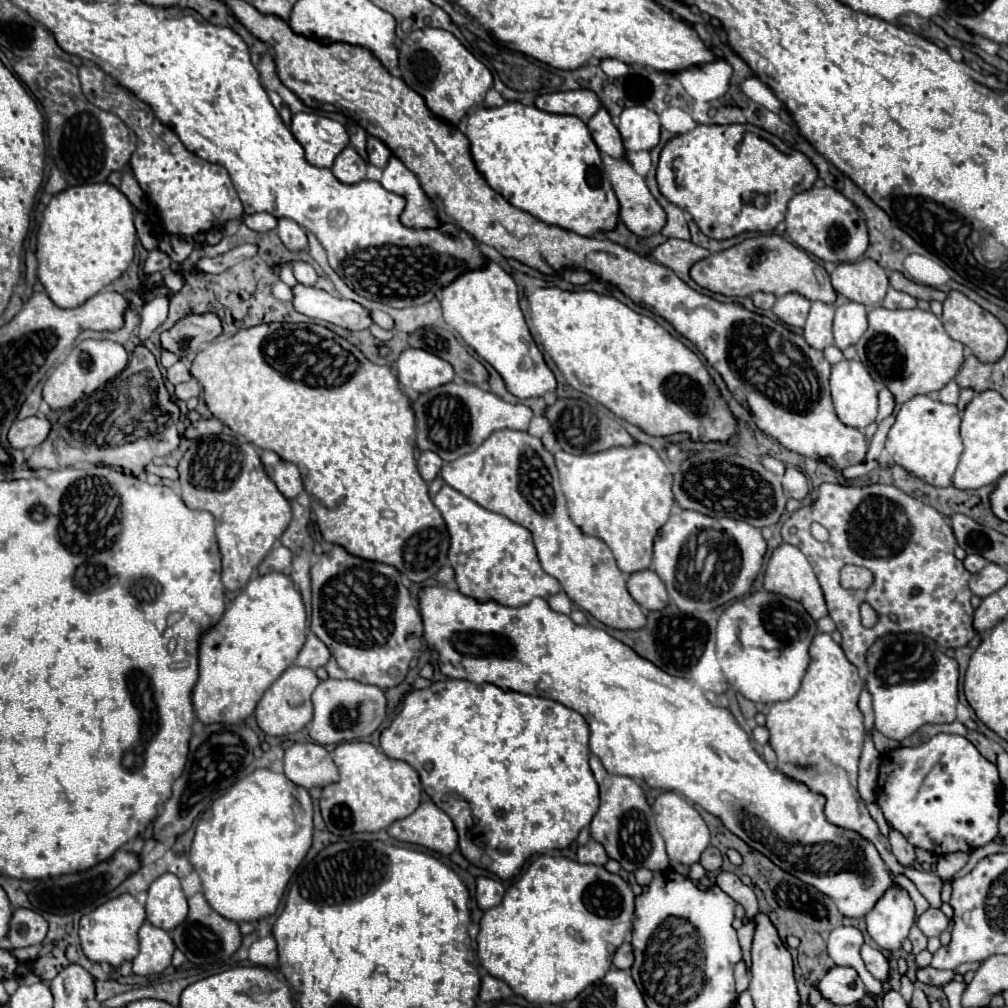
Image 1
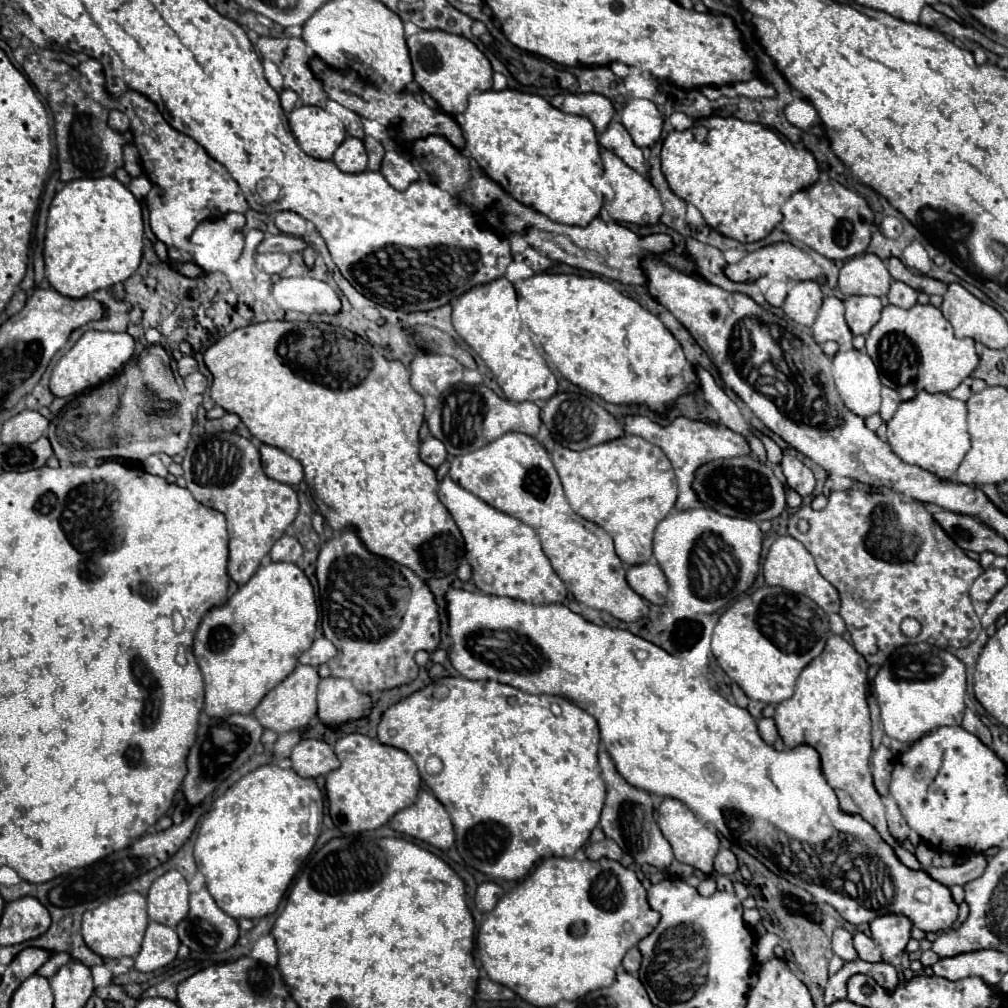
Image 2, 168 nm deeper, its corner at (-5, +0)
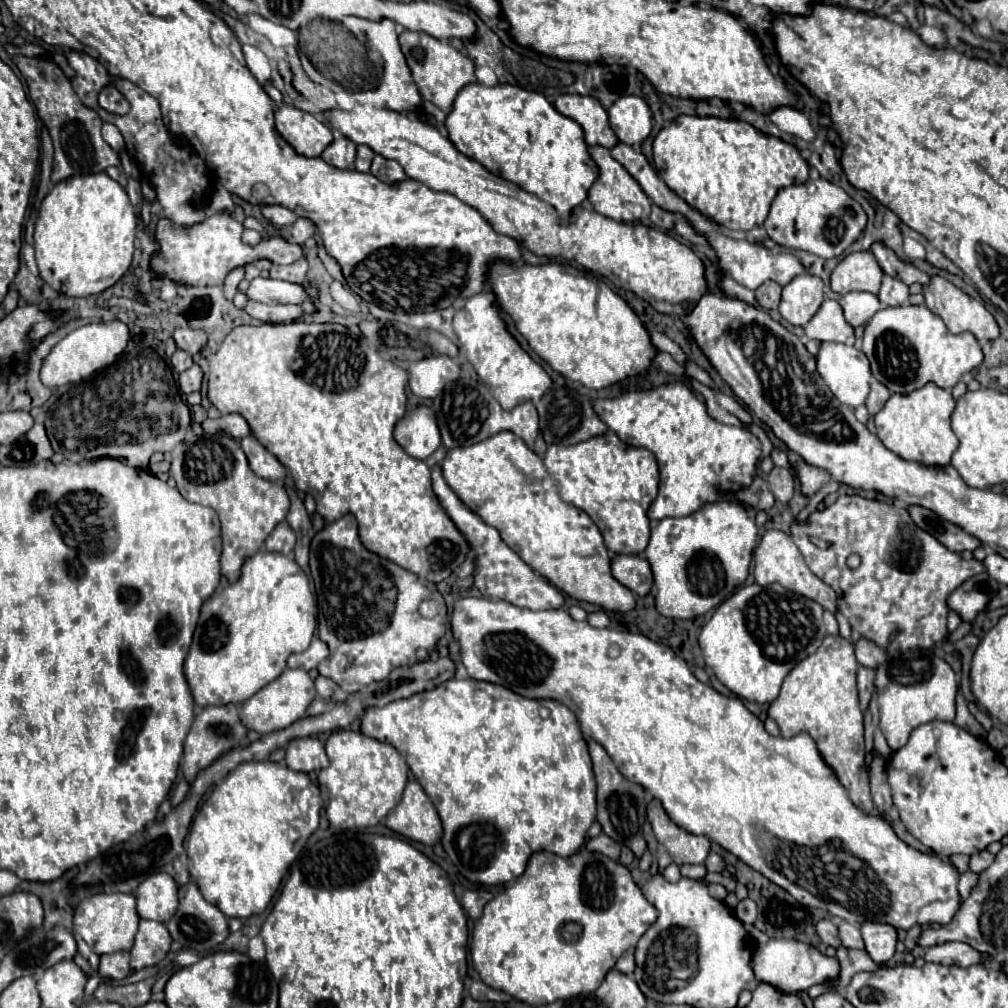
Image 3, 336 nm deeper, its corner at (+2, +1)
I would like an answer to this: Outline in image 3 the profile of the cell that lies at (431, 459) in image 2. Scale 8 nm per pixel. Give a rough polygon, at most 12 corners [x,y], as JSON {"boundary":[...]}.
{"boundary":[[429,407],[409,411],[395,427],[397,443],[415,459],[441,445]]}

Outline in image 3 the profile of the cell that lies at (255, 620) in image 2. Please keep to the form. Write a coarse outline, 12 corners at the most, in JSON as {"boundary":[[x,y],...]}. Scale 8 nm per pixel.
{"boundary":[[259,551],[201,607],[199,707],[243,703],[317,628],[303,569]]}

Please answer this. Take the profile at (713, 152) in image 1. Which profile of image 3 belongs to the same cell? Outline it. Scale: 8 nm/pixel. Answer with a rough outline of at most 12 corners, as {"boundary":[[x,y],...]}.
{"boundary":[[679,115],[657,175],[731,231],[809,179],[795,145],[739,119]]}

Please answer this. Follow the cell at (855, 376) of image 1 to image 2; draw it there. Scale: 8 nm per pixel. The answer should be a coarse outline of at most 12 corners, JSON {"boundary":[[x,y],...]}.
{"boundary":[[866,352],[832,356],[832,376],[850,412],[880,410],[880,374]]}

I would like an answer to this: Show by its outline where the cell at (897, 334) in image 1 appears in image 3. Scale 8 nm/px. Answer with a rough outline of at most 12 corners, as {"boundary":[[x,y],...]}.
{"boundary":[[925,305],[877,311],[863,353],[891,393],[951,389],[983,363]]}

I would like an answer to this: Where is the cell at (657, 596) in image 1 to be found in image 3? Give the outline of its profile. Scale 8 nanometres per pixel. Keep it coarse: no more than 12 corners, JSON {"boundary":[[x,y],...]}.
{"boundary":[[617,555],[613,577],[639,597],[653,587],[641,555]]}

